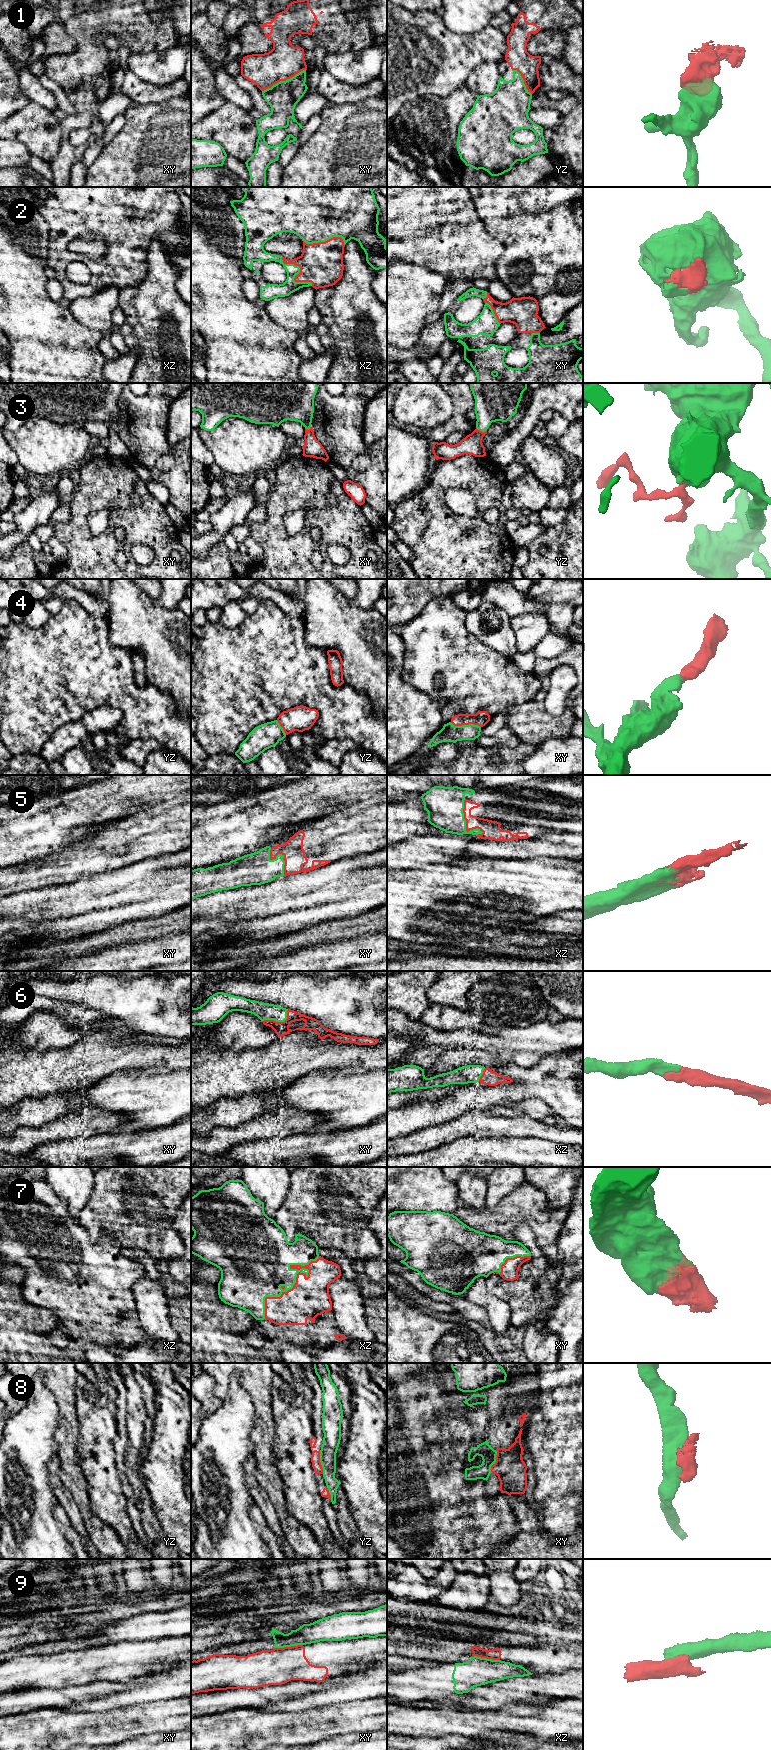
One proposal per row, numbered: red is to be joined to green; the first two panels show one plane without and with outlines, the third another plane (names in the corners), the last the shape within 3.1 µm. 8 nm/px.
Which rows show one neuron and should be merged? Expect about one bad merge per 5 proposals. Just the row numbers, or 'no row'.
1, 2, 3, 4, 5, 6, 7

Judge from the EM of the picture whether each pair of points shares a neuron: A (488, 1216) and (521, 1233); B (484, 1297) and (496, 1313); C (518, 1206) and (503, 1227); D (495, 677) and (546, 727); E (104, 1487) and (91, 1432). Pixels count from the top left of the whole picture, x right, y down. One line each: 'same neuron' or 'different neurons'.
A: different neurons
B: same neuron
C: same neuron
D: different neurons
E: same neuron

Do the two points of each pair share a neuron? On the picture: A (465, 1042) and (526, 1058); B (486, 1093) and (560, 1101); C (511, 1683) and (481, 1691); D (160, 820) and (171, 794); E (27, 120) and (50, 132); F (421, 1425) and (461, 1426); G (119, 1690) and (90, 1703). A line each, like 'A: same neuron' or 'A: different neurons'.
A: different neurons
B: same neuron
C: same neuron
D: different neurons
E: same neuron
F: same neuron
G: same neuron

